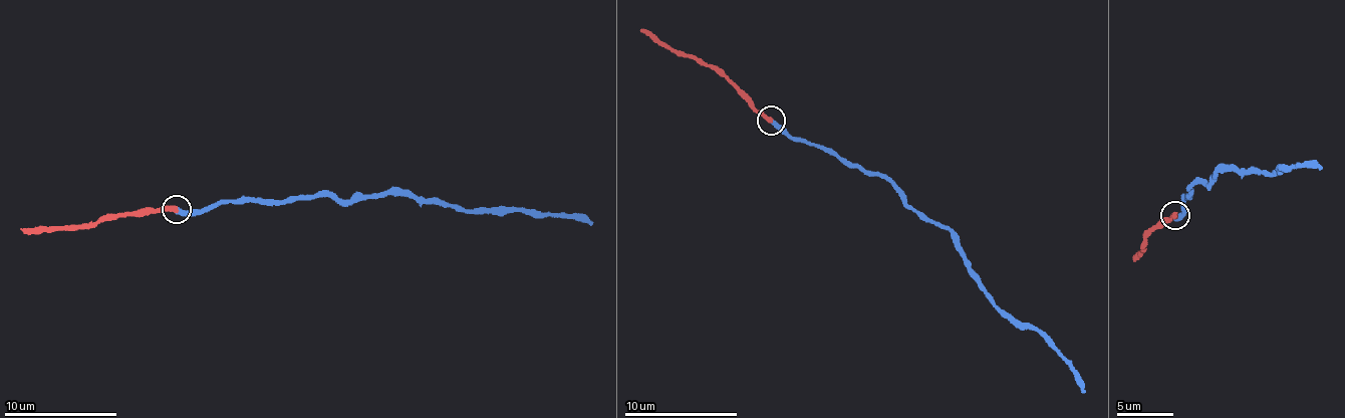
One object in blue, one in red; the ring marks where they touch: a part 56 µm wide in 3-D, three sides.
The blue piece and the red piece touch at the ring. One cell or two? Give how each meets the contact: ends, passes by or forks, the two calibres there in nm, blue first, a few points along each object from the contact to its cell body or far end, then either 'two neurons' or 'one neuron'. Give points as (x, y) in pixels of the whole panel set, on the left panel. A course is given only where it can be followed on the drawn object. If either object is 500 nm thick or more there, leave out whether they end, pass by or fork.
blue ends there; red ends there; 360 nm thick on the blue side, 380 nm on the other; blue runs (175, 210), (238, 202), (272, 203), (317, 195), (346, 199), (385, 194), (475, 209), (585, 217), (593, 223); red runs (175, 210), (140, 208), (84, 226), (20, 228); two neurons

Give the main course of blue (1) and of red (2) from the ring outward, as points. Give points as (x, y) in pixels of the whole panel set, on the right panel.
1: (1174, 216), (1183, 210), (1186, 191), (1215, 173), (1319, 167)
2: (1174, 216), (1161, 220), (1143, 245), (1146, 247), (1134, 255)

